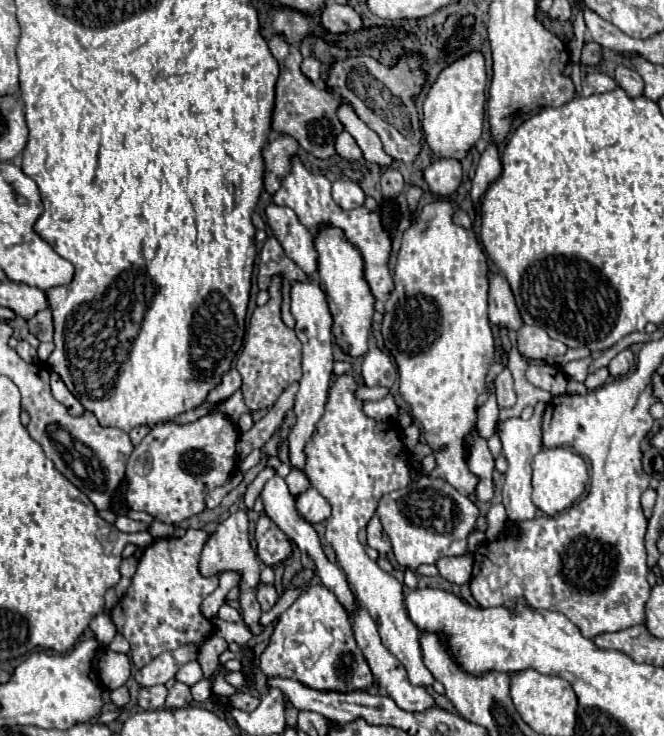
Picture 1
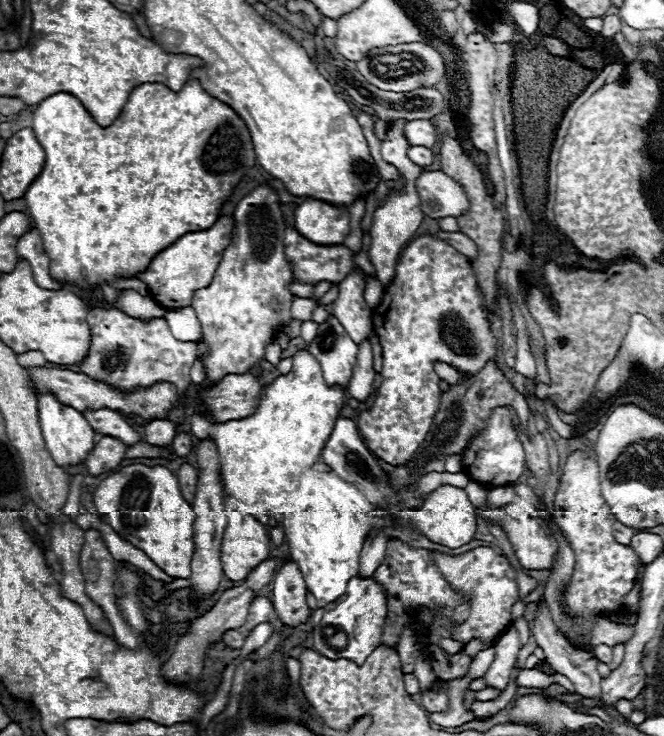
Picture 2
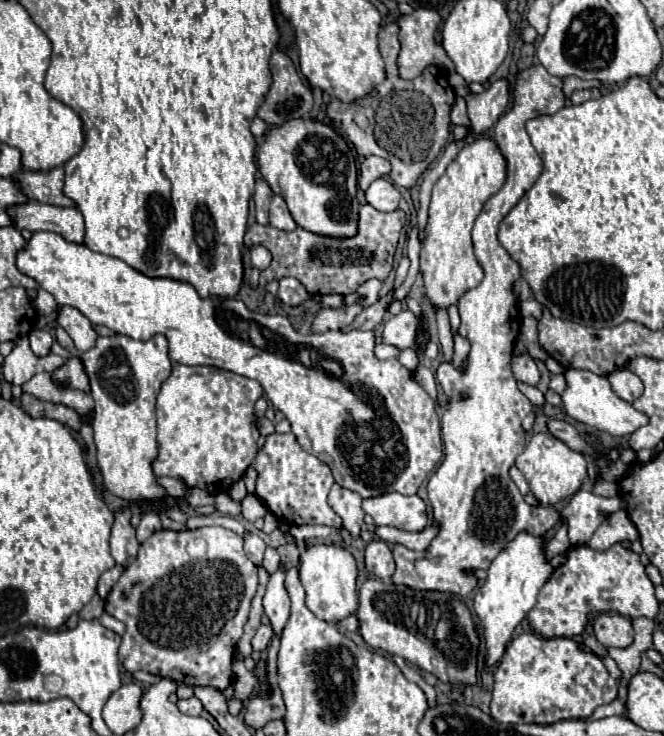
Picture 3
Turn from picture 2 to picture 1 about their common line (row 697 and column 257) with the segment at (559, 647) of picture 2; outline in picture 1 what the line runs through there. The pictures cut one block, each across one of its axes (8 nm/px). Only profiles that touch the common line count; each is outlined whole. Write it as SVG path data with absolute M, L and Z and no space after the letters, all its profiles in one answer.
M258 582L258 586L256 586L256 598L258 598L262 610L266 612L266 610L270 610L270 608L276 604L278 594L276 594L276 588L274 588L272 584L262 584L262 582Z

